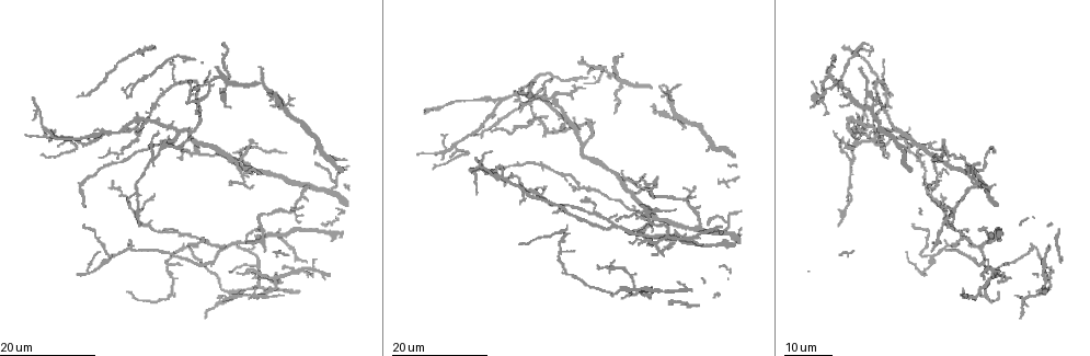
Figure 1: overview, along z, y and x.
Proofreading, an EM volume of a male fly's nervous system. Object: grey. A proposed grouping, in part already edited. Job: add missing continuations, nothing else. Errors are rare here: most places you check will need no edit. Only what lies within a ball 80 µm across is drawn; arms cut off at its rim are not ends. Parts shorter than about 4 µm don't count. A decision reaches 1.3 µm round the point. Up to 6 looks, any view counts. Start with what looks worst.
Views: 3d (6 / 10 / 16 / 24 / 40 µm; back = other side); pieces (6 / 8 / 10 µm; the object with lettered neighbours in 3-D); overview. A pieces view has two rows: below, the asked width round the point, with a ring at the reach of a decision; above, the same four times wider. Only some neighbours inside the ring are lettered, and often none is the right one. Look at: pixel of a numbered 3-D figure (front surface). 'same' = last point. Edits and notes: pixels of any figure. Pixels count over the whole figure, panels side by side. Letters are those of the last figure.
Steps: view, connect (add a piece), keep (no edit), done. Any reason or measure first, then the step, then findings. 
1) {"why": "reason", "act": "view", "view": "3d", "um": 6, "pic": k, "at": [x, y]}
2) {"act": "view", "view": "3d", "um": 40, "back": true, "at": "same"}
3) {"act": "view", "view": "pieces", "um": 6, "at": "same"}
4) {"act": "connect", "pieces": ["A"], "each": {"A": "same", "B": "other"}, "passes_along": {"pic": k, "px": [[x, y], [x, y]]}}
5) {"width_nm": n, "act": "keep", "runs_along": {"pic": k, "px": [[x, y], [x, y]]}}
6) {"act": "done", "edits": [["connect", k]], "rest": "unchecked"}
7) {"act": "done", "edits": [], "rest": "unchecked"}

{"why": "free end", "act": "view", "view": "3d", "um": 16, "pic": 1, "at": [911, 224]}

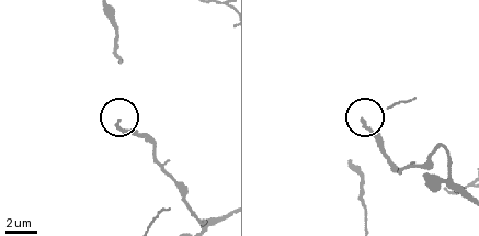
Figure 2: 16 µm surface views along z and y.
{"act": "view", "view": "pieces", "um": 10, "pic": 2, "at": [366, 122]}

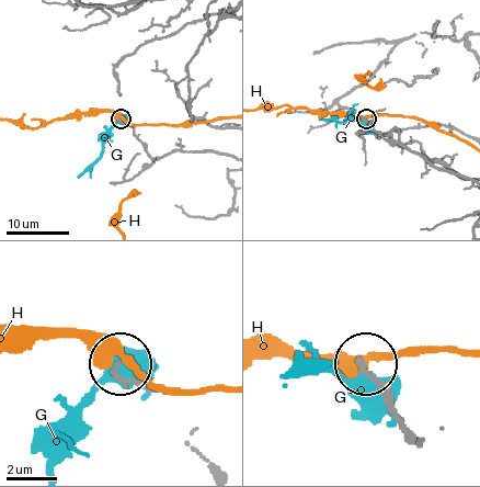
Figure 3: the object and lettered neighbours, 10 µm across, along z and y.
{"act": "keep", "each": {"G": "other", "H": "other"}, "runs_along": {"pic": 3, "px": [[427, 161], [401, 143], [396, 128], [379, 138], [365, 117]]}, "found": "no lettered piece goes on from it"}

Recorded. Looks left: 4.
{"why": "free end", "act": "view", "view": "3d", "um": 16, "pic": 1, "at": [492, 132]}

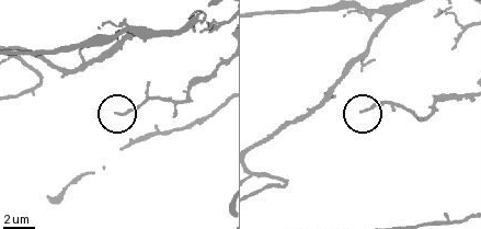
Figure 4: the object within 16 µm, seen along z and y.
{"why": "see the neighbours", "act": "view", "view": "pieces", "um": 6, "pic": 4, "at": [117, 114]}

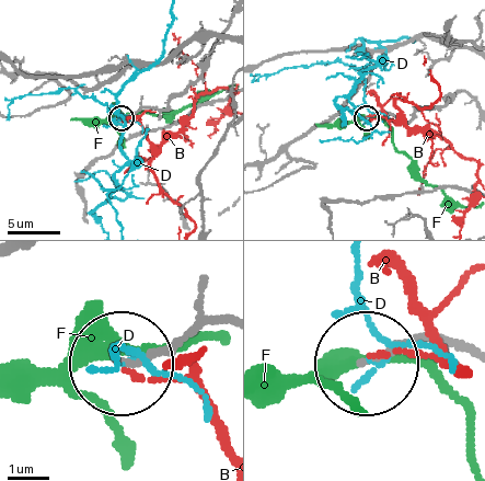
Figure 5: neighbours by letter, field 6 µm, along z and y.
{"act": "keep", "each": {"B": "other", "D": "other", "F": "other"}, "runs_along": {"pic": 5, "px": [[224, 320], [193, 323], [123, 362]]}, "found": "no lettered piece goes on from it"}

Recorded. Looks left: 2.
{"why": "an open end", "act": "view", "view": "3d", "um": 16, "pic": 1, "at": [248, 241]}

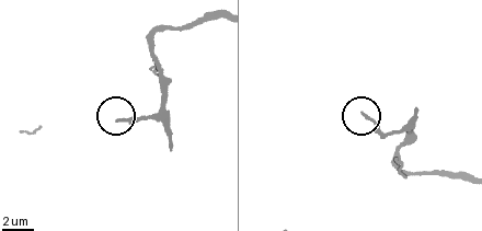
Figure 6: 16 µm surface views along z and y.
{"act": "view", "view": "pieces", "um": 6, "pic": 6, "at": [117, 118]}

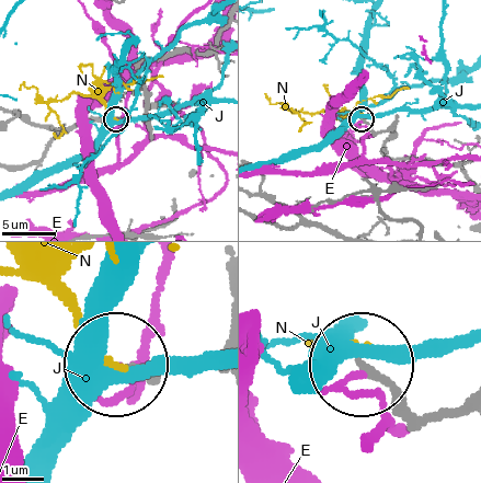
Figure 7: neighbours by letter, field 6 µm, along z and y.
{"act": "keep", "each": {"E": "other", "J": "other", "N": "other"}, "runs_along": {"pic": 7, "px": [[218, 42], [201, 54], [142, 61], [145, 111], [117, 119]]}, "found": "none of them fits"}

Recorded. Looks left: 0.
{"act": "done", "edits": [], "rest": "unchecked"}

